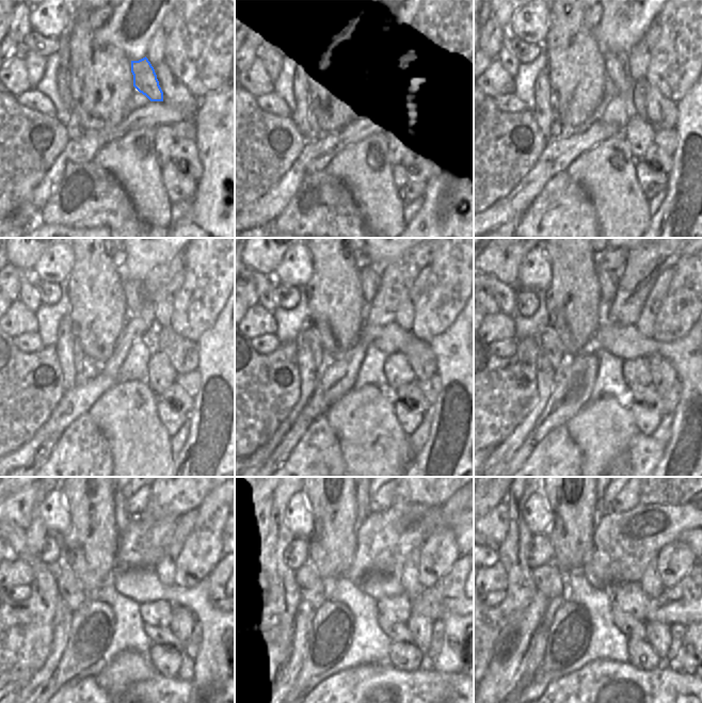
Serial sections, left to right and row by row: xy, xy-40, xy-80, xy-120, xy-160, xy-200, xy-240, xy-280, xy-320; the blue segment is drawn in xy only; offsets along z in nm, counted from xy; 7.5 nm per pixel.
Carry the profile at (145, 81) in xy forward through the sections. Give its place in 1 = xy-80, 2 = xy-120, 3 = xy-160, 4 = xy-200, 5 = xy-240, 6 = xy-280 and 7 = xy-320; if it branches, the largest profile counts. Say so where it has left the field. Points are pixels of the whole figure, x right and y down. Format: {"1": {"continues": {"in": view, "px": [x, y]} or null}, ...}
{"1": {"continues": {"in": "xy-80", "px": [617, 67]}}, "2": {"continues": {"in": "xy-120", "px": [136, 296]}}, "3": {"continues": {"in": "xy-160", "px": [370, 276]}}, "4": {"continues": {"in": "xy-200", "px": [610, 262]}}, "5": {"continues": {"in": "xy-240", "px": [137, 502]}}, "6": {"continues": {"in": "xy-280", "px": [383, 499]}}, "7": {"continues": {"in": "xy-320", "px": [627, 498]}}}

